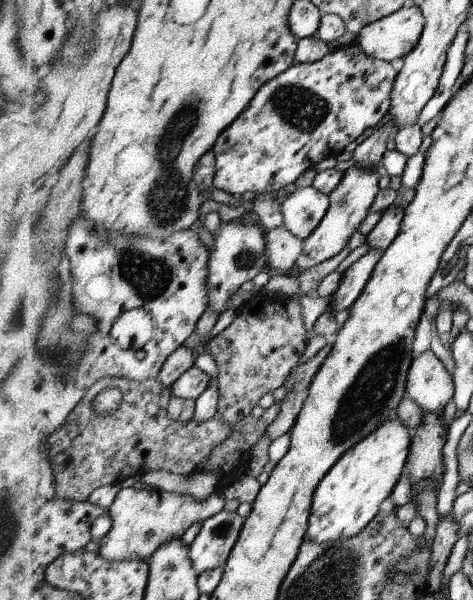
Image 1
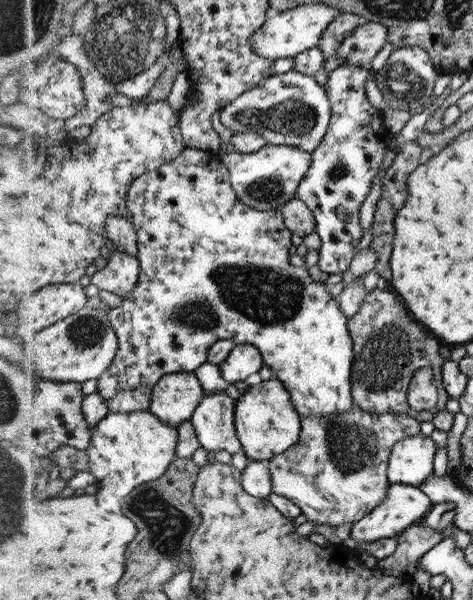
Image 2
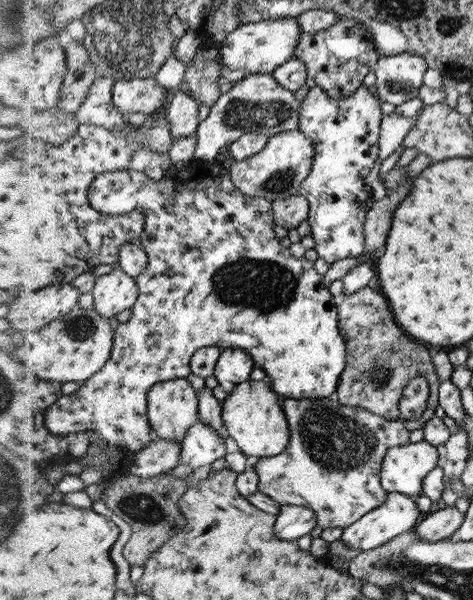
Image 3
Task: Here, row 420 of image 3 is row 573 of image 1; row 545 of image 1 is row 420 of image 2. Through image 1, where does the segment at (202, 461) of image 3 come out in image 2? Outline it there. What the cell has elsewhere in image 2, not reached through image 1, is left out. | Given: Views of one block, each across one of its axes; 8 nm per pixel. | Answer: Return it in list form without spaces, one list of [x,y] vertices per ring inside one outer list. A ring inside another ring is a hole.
[[[222,389],[206,395],[196,409],[192,421],[208,453],[228,451],[233,455],[244,449],[236,429],[237,402]]]

